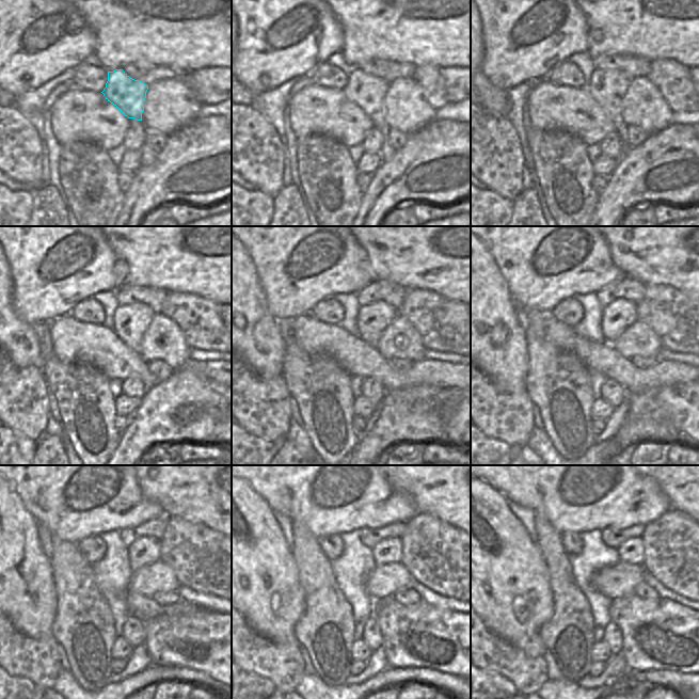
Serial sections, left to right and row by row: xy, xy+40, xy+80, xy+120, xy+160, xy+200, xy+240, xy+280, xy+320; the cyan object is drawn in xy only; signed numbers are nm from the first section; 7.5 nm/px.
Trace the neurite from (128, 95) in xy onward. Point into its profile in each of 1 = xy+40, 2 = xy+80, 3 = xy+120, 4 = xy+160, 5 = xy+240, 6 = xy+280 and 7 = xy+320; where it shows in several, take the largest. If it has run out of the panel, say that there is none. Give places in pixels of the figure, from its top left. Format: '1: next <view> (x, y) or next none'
1: next xy+40 (367, 92)
2: next xy+80 (607, 86)
3: next xy+120 (130, 322)
4: next xy+160 (372, 319)
5: next xy+240 (144, 551)
6: next xy+280 (388, 551)
7: next xy+320 (632, 551)

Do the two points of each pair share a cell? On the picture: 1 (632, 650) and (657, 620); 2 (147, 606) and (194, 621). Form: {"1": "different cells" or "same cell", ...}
{"1": "same cell", "2": "different cells"}

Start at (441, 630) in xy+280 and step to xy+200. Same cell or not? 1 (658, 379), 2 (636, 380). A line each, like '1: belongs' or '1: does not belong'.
1: does not belong
2: does not belong

